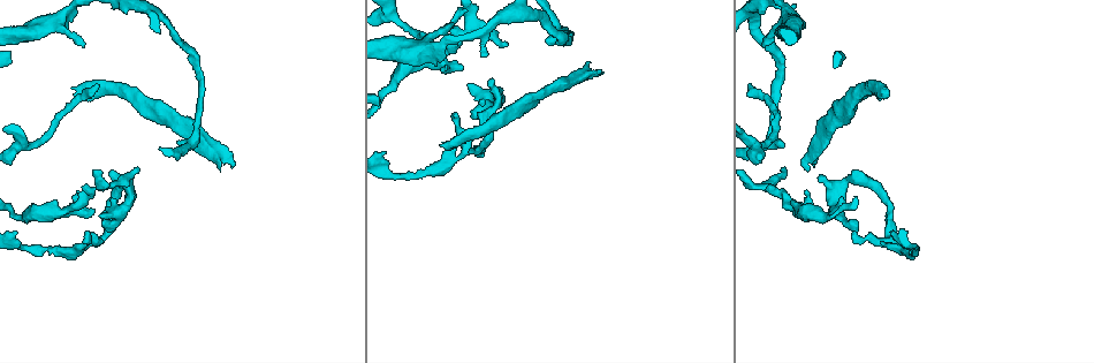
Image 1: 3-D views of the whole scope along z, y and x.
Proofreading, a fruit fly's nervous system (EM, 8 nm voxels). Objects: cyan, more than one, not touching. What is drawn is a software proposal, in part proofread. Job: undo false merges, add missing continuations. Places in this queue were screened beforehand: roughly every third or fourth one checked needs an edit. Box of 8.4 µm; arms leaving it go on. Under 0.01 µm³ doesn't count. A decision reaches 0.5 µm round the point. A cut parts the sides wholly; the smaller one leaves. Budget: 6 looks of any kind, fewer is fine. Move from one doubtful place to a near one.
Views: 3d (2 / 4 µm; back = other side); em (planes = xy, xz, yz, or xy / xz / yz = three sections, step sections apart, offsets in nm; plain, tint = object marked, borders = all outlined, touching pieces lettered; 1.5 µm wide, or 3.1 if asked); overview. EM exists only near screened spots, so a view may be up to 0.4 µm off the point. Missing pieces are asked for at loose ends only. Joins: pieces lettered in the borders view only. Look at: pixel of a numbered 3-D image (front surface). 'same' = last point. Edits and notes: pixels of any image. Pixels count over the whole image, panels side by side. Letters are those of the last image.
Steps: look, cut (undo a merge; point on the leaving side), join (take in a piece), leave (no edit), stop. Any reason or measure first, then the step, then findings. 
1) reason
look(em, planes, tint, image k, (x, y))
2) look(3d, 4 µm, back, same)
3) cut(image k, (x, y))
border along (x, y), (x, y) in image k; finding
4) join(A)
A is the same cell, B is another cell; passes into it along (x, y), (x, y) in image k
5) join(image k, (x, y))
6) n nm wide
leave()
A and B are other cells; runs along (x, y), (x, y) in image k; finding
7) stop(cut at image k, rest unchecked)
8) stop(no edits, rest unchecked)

free end
look(3d, 2 µm, image 1, (819, 176))

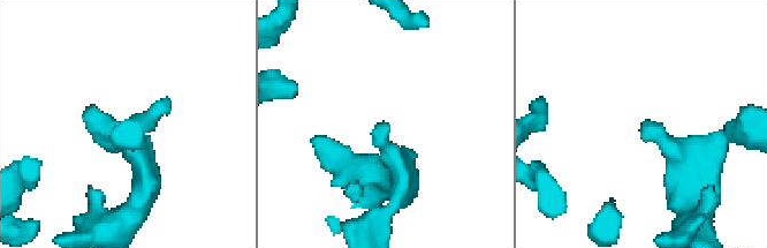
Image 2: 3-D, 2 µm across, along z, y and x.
look(em, planes, plain, image 2, (385, 129))

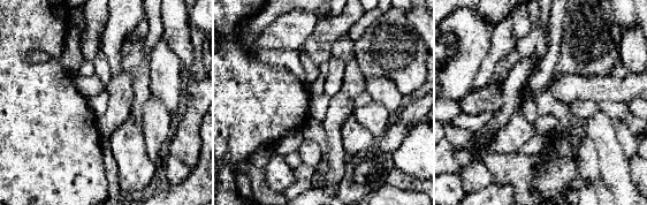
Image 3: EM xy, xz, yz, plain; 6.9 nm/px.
what lies round it
look(em, planes, borders, same)

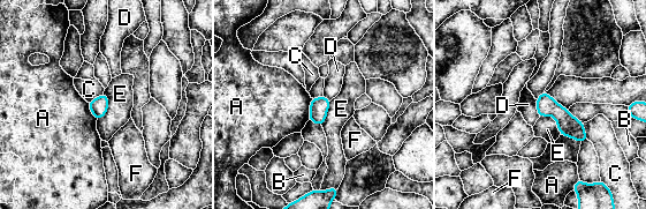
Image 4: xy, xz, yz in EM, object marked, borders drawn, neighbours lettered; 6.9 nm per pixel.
leave()
A, B, C, D, E and F are other cells; border along (540, 116), (550, 116), (561, 134) in image 4; none of them fits

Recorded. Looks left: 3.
abrupt turn
look(3d, 4 µm, back, image 1, (915, 248))

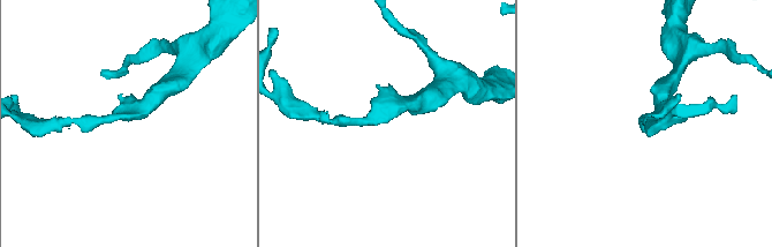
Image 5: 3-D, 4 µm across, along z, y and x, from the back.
shape alone is not enough
look(em, planes, borders, image 5, (115, 116))

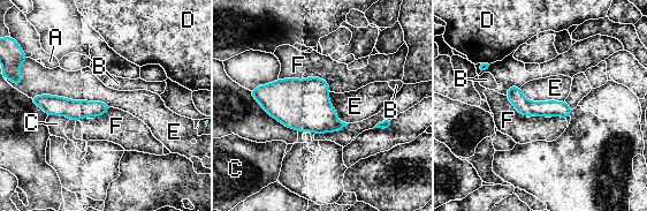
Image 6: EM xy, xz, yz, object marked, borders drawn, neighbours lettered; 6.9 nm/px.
leave()
A, B, C, D, E and F are other cells; border along (29, 97), (55, 95), (111, 106) in image 6; continuous, no second neuron

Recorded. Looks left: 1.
branch stops here
look(em, planes, borders, image 1, (762, 46))

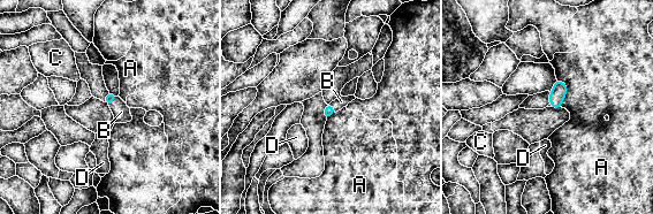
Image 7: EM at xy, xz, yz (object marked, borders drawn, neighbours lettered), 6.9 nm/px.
join(B)
B is the same cell, A, C and D are other cells; the neuron continues

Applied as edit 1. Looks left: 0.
stop(join at image 7, rest unchecked)

